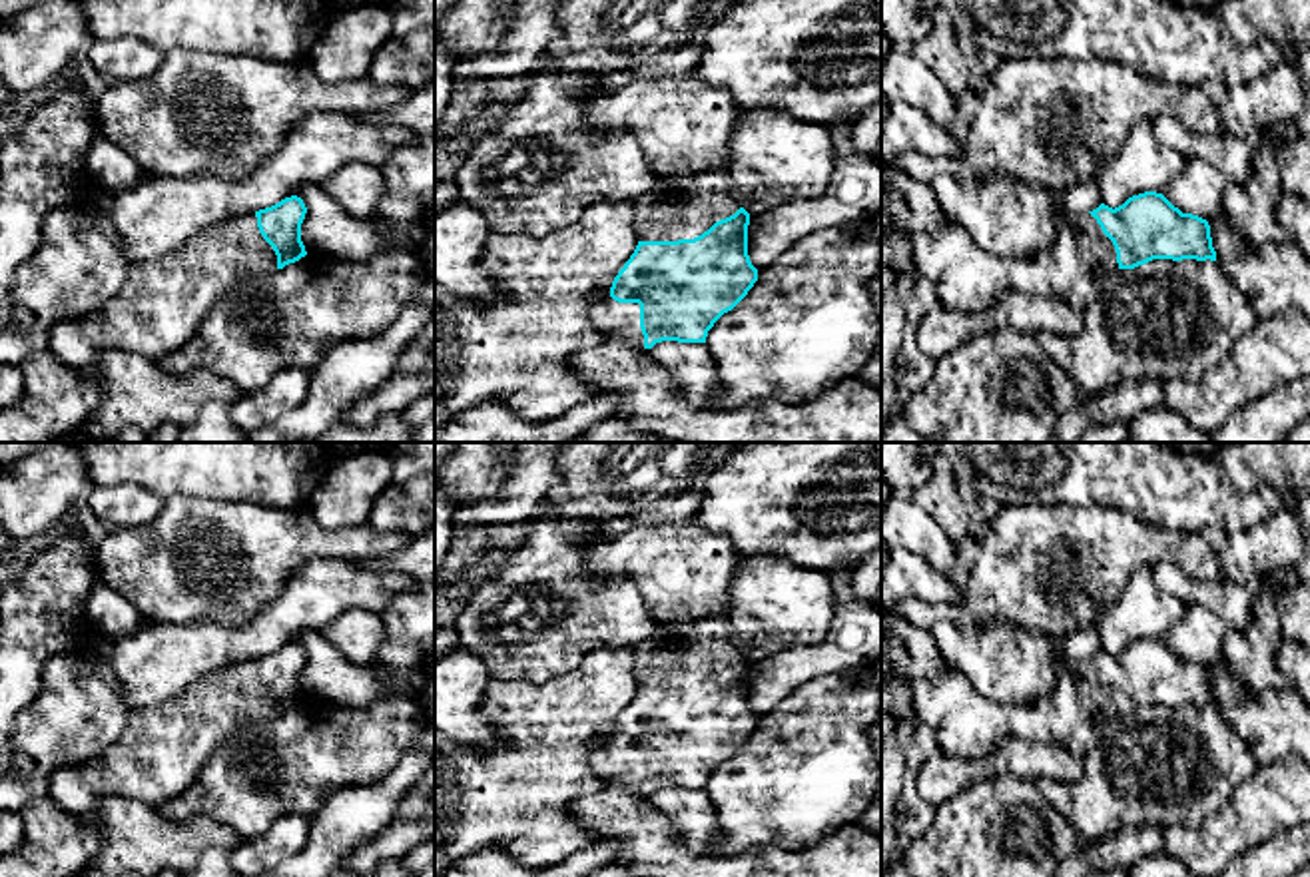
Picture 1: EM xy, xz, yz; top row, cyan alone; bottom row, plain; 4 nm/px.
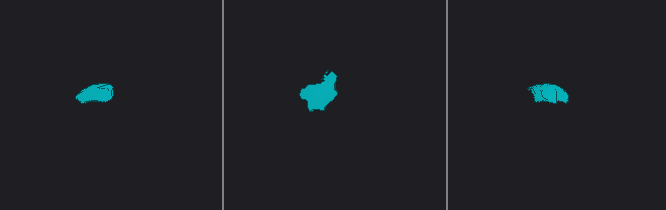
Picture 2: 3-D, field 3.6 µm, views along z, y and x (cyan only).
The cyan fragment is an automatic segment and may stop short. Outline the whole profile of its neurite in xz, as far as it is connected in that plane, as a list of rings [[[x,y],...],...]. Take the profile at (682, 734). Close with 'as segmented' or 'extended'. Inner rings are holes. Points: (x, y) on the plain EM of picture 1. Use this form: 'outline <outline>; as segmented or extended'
outline [[[728,616],[660,624],[636,662],[638,692],[612,728],[610,741],[590,755],[608,787],[652,795],[662,787],[706,789],[708,777],[758,728],[748,702],[750,660],[732,638]]]; extended

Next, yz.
outline [[[1145,638],[1119,654],[1101,650],[1083,662],[1063,662],[1055,692],[1029,706],[999,706],[979,696],[953,668],[937,676],[919,678],[909,686],[913,718],[931,728],[939,749],[959,759],[985,757],[999,749],[1003,737],[1015,735],[1031,741],[1063,745],[1085,757],[1099,739],[1101,726],[1121,716],[1135,716],[1152,706],[1216,708],[1210,672],[1206,666],[1182,660],[1162,640]]]; extended

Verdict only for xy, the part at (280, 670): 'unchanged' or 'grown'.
grown

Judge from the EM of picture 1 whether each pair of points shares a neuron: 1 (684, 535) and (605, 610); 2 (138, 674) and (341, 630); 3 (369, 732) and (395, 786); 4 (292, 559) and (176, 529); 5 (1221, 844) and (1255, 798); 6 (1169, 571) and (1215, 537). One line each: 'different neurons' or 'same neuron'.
1: different neurons
2: different neurons
3: different neurons
4: same neuron
5: same neuron
6: different neurons

